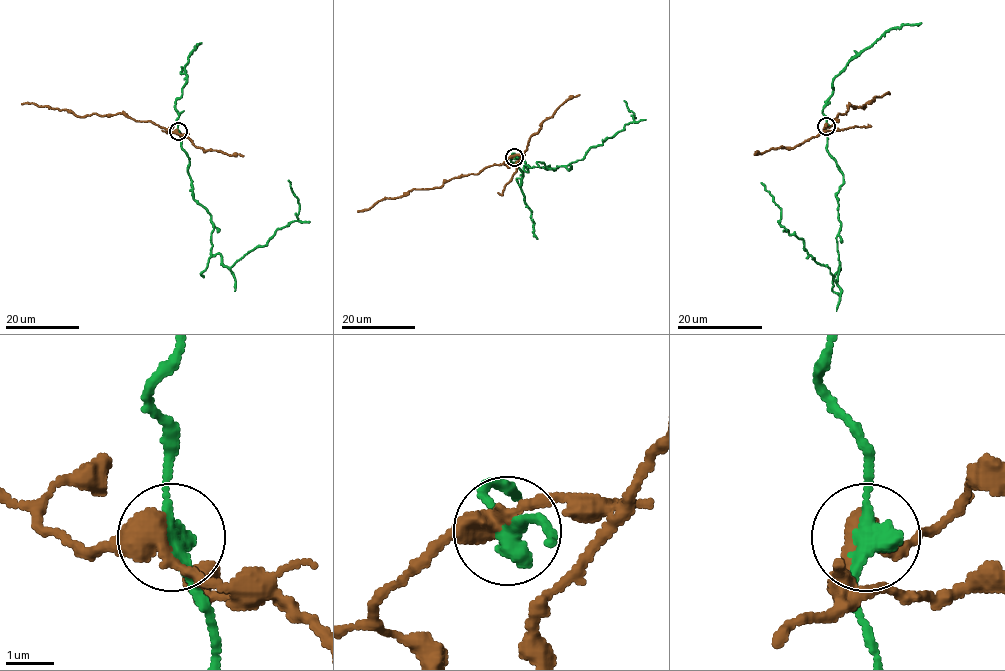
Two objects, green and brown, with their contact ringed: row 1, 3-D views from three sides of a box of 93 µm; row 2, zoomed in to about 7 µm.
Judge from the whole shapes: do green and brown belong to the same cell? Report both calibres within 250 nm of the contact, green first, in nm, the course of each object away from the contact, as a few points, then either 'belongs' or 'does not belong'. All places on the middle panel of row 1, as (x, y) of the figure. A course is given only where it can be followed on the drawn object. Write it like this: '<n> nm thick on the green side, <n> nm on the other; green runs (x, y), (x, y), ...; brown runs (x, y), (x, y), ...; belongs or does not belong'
360 nm thick on the green side, 440 nm on the other; green runs (514, 157), (525, 162), (525, 172), (528, 165), (554, 168), (582, 159), (634, 121), (624, 101); brown runs (513, 157), (478, 173), (449, 179), (439, 187), (413, 189), (357, 211); does not belong

